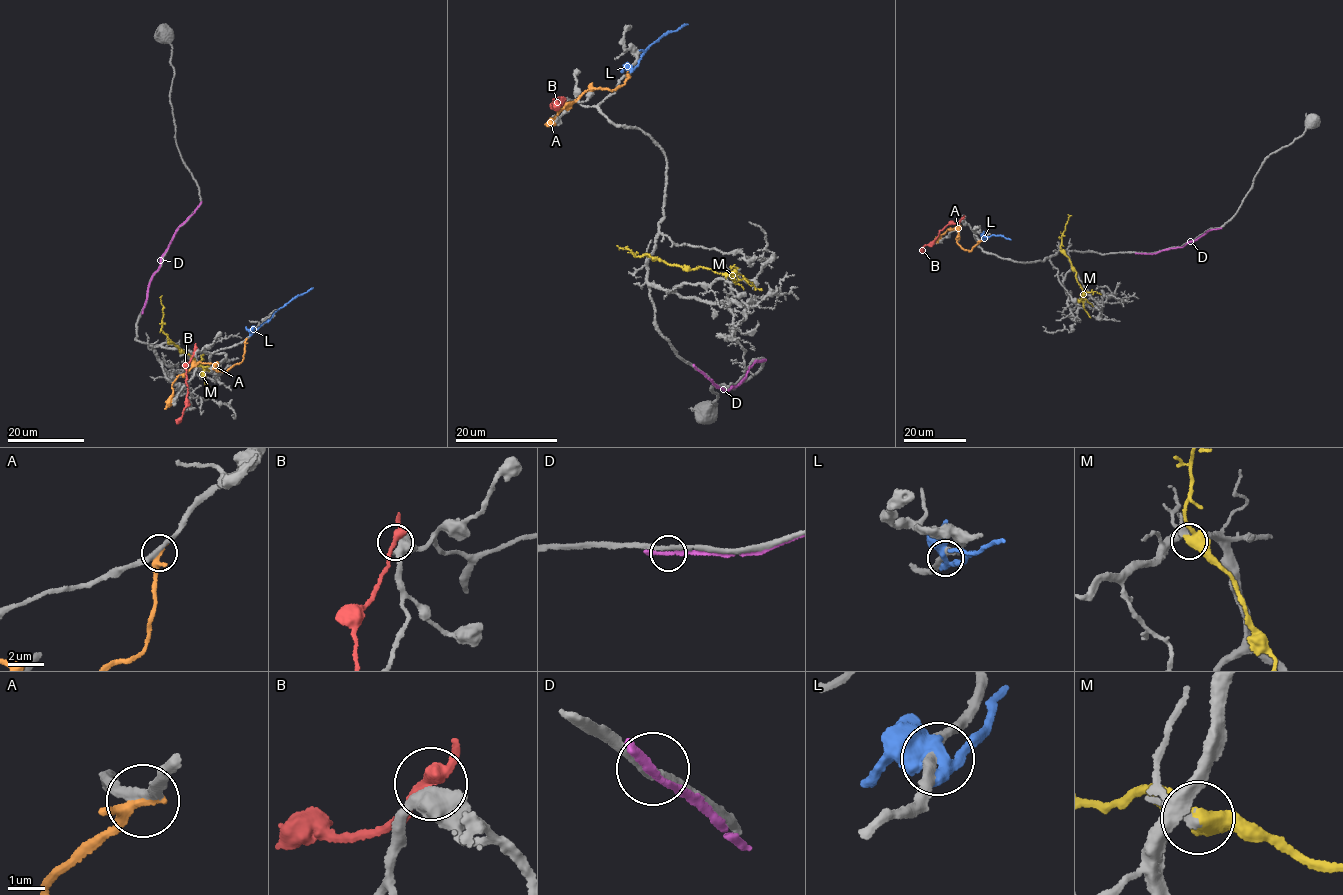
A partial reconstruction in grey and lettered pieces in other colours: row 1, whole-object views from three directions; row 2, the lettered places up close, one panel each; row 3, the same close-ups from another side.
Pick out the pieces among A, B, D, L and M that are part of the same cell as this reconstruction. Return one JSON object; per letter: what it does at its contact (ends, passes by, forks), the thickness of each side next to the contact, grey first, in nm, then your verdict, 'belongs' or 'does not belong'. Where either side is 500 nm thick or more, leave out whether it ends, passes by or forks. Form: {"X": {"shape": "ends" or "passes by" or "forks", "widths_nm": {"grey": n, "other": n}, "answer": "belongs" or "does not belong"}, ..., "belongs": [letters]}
{"A": {"shape": "passes by", "widths_nm": {"grey": 280, "other": 240}, "answer": "does not belong"}, "B": {"widths_nm": {"grey": 500, "other": 320}, "answer": "does not belong"}, "D": {"shape": "passes by", "widths_nm": {"grey": 240, "other": 170}, "answer": "does not belong"}, "L": {"shape": "passes by", "widths_nm": {"grey": 280, "other": 440}, "answer": "does not belong"}, "M": {"shape": "passes by", "widths_nm": {"grey": 220, "other": 440}, "answer": "belongs"}, "belongs": ["M"]}

